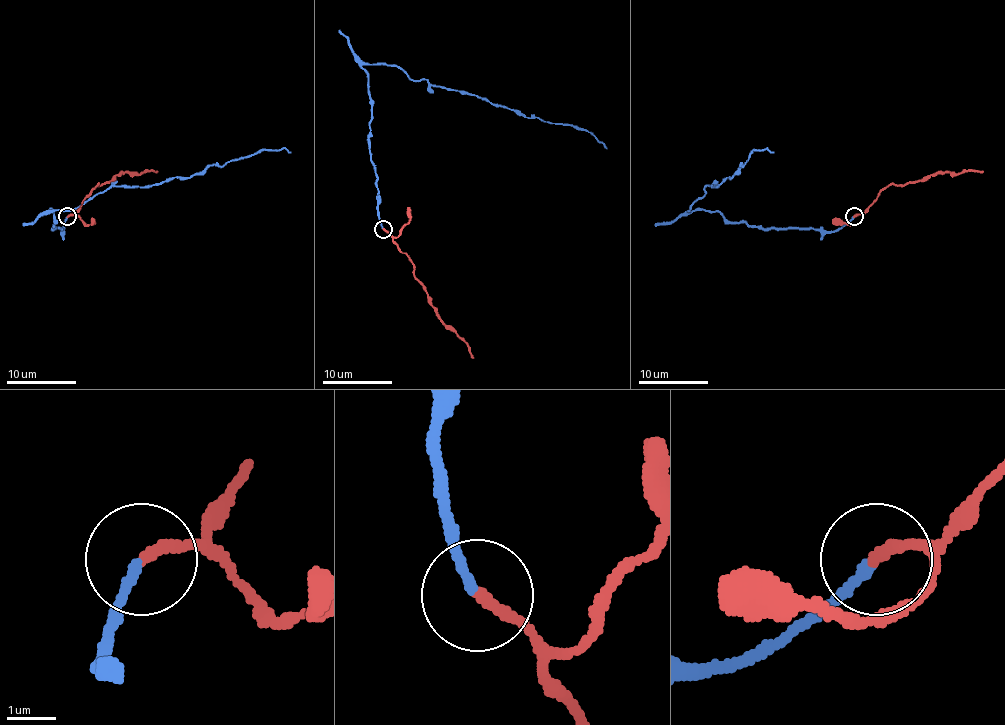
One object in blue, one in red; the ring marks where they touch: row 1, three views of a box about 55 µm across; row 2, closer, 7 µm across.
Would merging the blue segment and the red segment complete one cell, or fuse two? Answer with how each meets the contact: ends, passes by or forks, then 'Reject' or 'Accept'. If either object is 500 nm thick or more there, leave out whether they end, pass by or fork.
At the ring blue ends. At the ring red ends. Accept

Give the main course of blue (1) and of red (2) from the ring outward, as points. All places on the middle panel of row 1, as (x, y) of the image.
1: (383, 229), (364, 64), (393, 64), (413, 80), (469, 92), (530, 118), (586, 129), (607, 148)
2: (383, 229), (414, 265), (414, 278), (423, 286), (437, 316), (467, 344), (474, 358)

